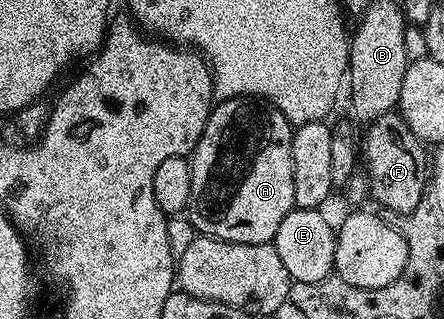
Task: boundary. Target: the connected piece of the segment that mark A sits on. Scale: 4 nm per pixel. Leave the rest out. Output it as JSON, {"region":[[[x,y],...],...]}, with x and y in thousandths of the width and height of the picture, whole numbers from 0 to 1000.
{"region":[[[518,304],[498,313],[468,364],[464,398],[428,483],[432,627],[419,658],[439,727],[491,755],[538,768],[599,768],[622,752],[626,699],[662,649],[662,395],[622,329],[574,304]]]}

